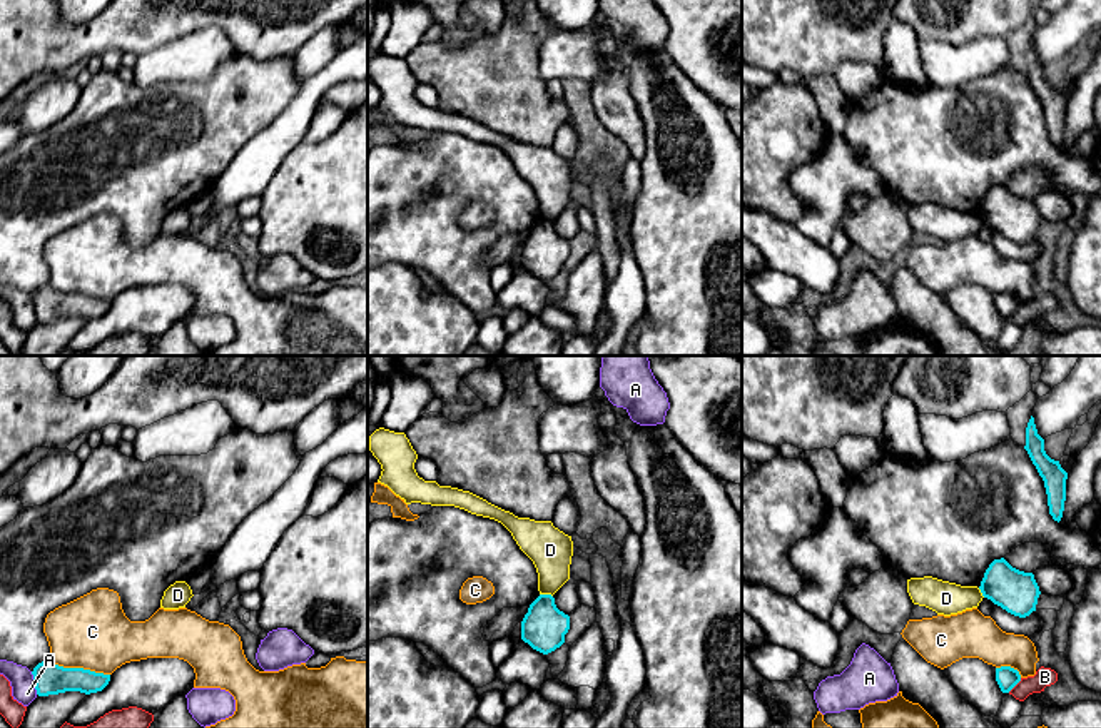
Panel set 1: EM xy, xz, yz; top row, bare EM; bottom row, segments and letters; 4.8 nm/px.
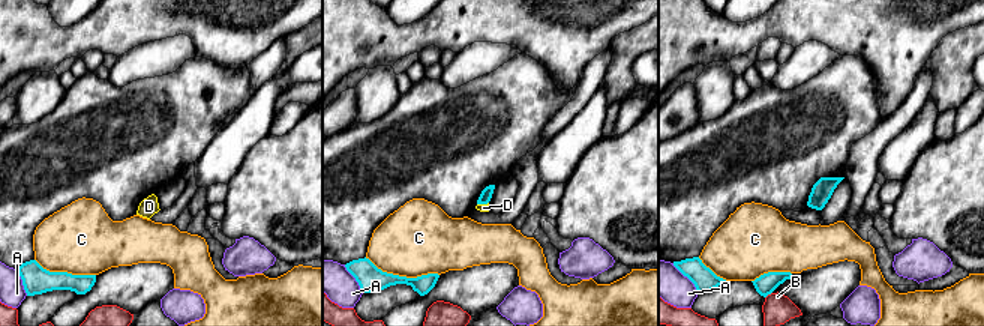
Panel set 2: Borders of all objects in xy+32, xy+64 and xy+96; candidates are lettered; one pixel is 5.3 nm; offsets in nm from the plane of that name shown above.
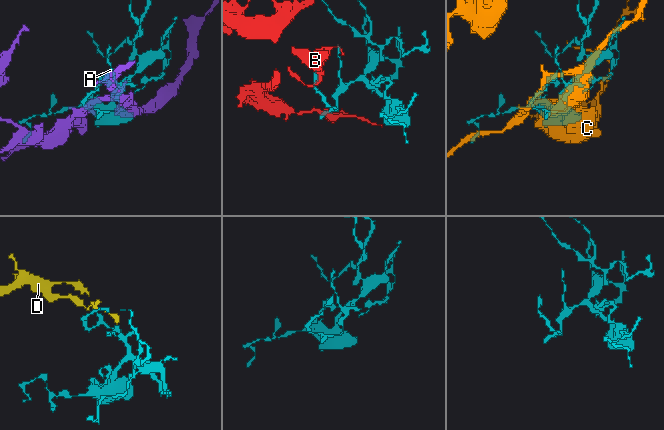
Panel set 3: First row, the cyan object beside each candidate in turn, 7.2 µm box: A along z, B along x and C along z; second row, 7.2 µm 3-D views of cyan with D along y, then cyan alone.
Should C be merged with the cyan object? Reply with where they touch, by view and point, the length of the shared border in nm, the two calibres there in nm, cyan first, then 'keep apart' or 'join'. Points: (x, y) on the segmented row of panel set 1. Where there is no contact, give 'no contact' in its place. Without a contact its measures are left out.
xy (79, 668) | 300 nm | 150/360 nm | keep apart

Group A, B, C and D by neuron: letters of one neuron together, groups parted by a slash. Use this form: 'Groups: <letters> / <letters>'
Groups: A / B / C / D

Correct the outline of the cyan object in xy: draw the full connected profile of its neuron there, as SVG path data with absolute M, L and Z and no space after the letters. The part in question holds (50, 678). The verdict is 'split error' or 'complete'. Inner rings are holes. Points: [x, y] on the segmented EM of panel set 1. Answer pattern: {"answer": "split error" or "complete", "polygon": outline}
{"answer": "complete", "polygon": "M50 658L38 663L32 675L38 696L58 695L65 691L90 695L102 691L110 681L110 675L84 668L63 668L55 665Z"}

